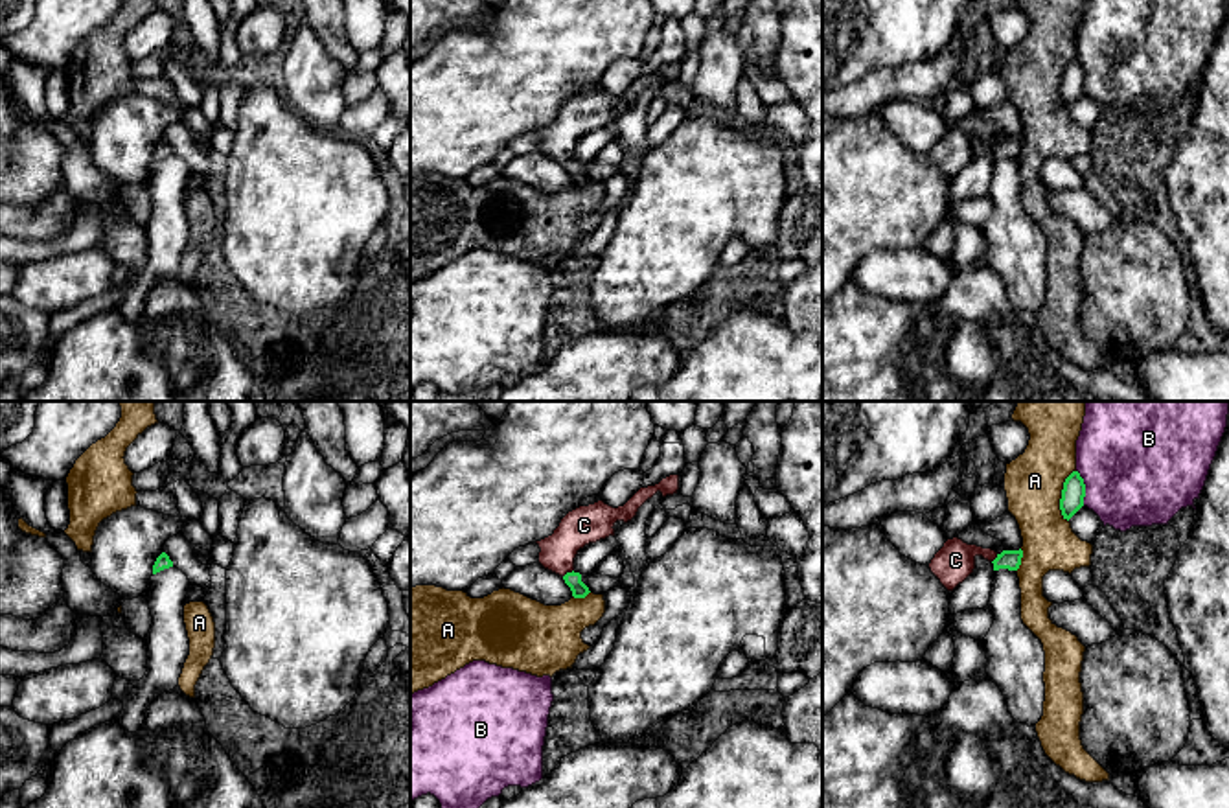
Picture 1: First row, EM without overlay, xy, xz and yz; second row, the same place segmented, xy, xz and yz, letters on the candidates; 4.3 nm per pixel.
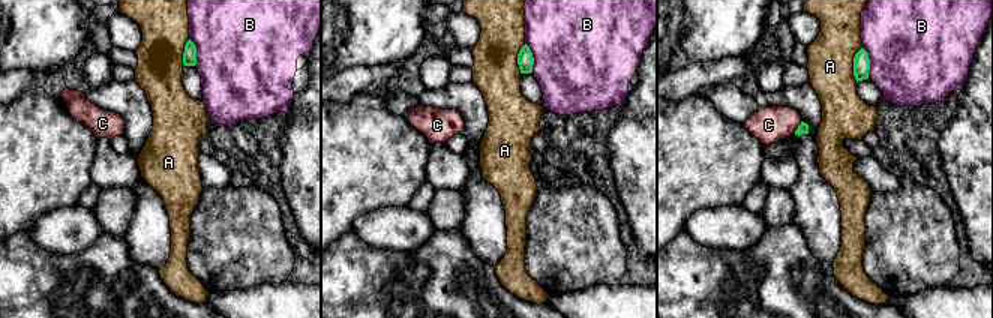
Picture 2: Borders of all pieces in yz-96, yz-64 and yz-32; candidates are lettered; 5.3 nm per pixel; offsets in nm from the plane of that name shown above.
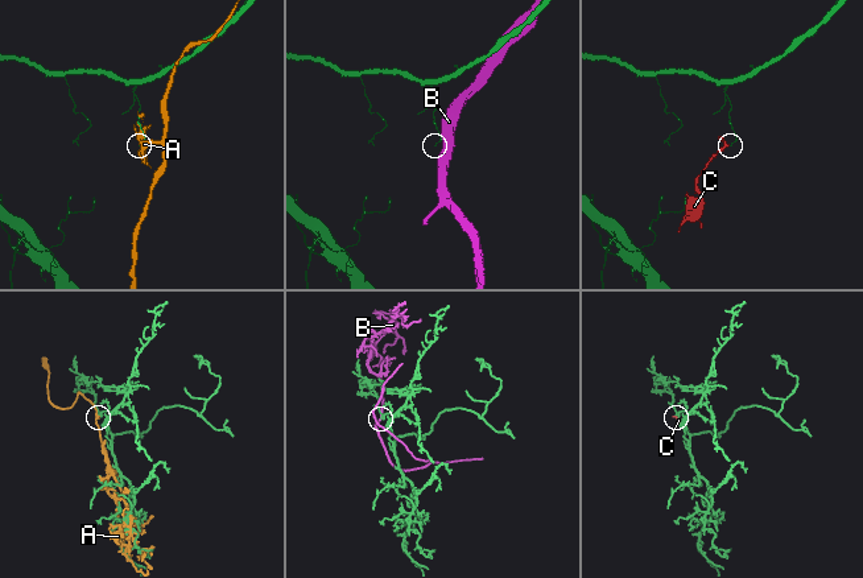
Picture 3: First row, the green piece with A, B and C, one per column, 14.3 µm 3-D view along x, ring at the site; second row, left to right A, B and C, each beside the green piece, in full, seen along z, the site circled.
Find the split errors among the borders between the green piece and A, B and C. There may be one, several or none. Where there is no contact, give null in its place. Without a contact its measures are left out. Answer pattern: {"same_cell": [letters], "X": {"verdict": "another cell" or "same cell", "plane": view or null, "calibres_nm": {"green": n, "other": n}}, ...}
{"same_cell": [], "A": {"verdict": "another cell", "plane": "yz", "calibres_nm": {"green": 100, "other": 260}}, "B": {"verdict": "another cell", "plane": "yz", "calibres_nm": {"green": 100, "other": 480}}, "C": {"verdict": "another cell", "plane": "xz", "calibres_nm": {"green": 70, "other": 160}}}

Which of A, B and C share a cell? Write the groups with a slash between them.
A / B / C

